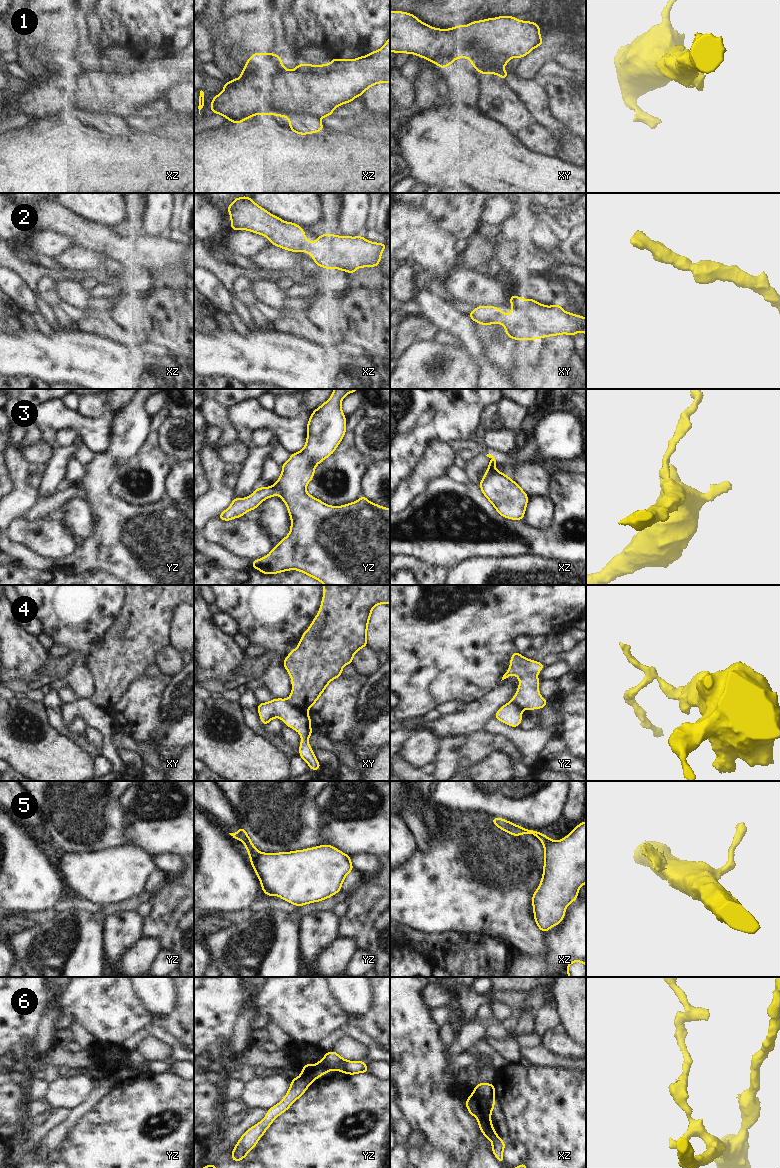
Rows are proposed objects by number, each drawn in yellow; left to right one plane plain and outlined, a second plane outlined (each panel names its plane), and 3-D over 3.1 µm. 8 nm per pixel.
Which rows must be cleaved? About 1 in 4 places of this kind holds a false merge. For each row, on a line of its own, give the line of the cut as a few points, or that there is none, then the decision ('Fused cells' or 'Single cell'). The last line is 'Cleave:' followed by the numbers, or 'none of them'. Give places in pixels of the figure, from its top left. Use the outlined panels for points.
1: Split along xy (510, 58), (504, 55), (485, 53), (474, 67). Fused cells
2: No split. Single cell
3: Split along yz (273, 485), (277, 493). Fused cells
4: Split along xy (287, 699), (302, 710), (307, 711). Fused cells
5: Split along yz (260, 852), (250, 857). Fused cells
6: Split along xz (473, 1092), (487, 1100), (493, 1100). Fused cells
Cleave: 1, 3, 4, 5, 6.

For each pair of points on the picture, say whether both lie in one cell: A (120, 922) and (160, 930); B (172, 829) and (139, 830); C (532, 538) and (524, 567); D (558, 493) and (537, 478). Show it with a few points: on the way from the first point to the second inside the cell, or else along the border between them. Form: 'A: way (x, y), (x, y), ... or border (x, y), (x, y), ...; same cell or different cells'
A: border (145, 919), (142, 925), (141, 937); different cells
B: way (164, 828), (147, 828); same cell
C: border (505, 556), (534, 555), (547, 559); different cells
D: border (552, 474), (549, 480), (549, 494), (547, 496); different cells

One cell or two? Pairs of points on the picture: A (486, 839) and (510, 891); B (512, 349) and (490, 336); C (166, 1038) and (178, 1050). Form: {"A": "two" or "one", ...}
{"A": "one", "B": "two", "C": "one"}

